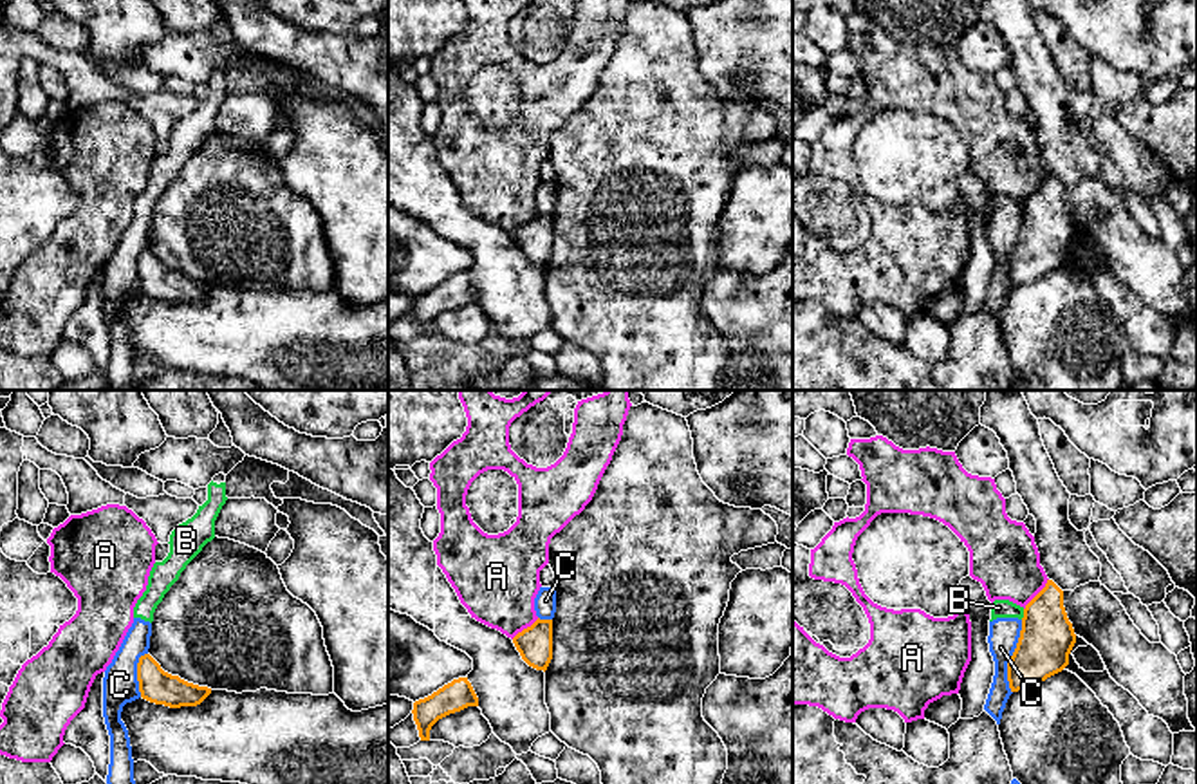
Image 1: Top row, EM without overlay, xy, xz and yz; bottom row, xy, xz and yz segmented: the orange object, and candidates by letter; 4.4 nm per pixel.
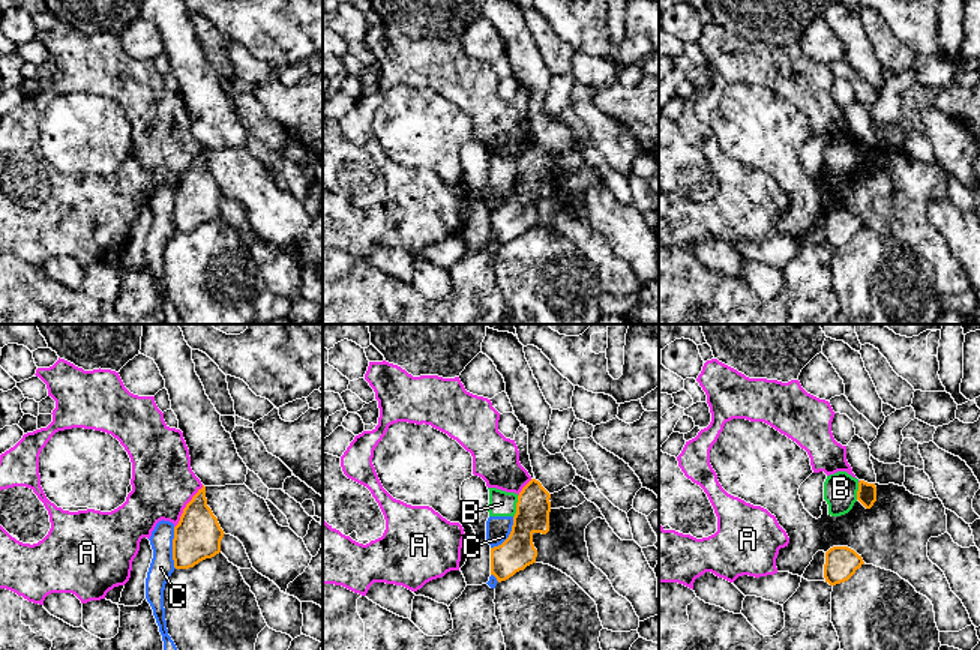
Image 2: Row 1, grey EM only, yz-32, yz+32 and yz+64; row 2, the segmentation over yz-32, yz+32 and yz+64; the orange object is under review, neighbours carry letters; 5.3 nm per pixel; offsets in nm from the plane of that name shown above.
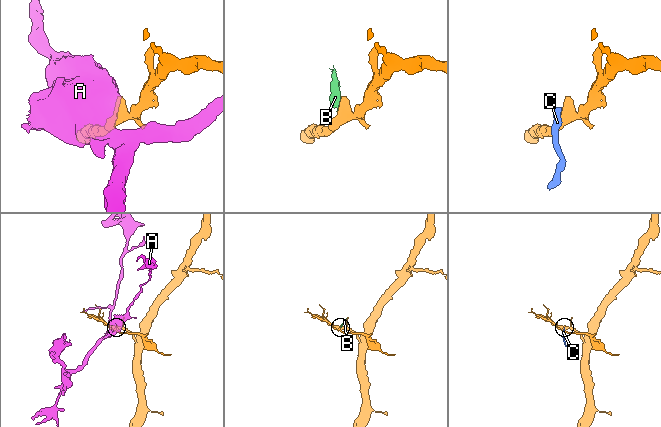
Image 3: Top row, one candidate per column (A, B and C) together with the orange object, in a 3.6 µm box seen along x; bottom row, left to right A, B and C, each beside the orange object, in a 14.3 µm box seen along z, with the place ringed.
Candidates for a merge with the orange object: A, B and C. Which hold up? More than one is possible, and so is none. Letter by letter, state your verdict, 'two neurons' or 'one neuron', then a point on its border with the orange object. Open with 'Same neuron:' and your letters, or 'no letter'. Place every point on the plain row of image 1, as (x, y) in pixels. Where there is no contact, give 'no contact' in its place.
Same neuron: no letter
A: two neurons; meets orange in yz at (1037, 190)
B: two neurons; meets orange in yz at (1024, 210)
C: two neurons; meets orange in yz at (1011, 252)

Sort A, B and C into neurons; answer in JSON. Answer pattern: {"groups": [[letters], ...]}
{"groups": [["A"], ["B", "C"]]}

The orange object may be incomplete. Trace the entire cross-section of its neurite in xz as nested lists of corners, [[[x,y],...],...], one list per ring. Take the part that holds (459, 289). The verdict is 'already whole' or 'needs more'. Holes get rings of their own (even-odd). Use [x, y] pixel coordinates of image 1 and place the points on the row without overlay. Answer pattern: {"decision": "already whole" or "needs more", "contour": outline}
{"decision": "already whole", "contour": [[[468,273],[453,275],[431,291],[415,296],[412,309],[421,336],[430,336],[430,325],[439,314],[468,302],[478,302],[478,293]]]}

